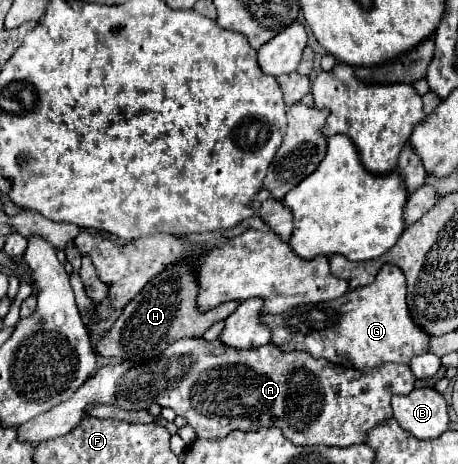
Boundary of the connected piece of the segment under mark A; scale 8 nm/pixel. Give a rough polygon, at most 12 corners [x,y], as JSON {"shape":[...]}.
{"shape":[[173,342],[103,366],[19,440],[89,402],[173,408],[199,438],[279,428],[365,444],[409,394],[405,364],[343,368],[275,344]]}

